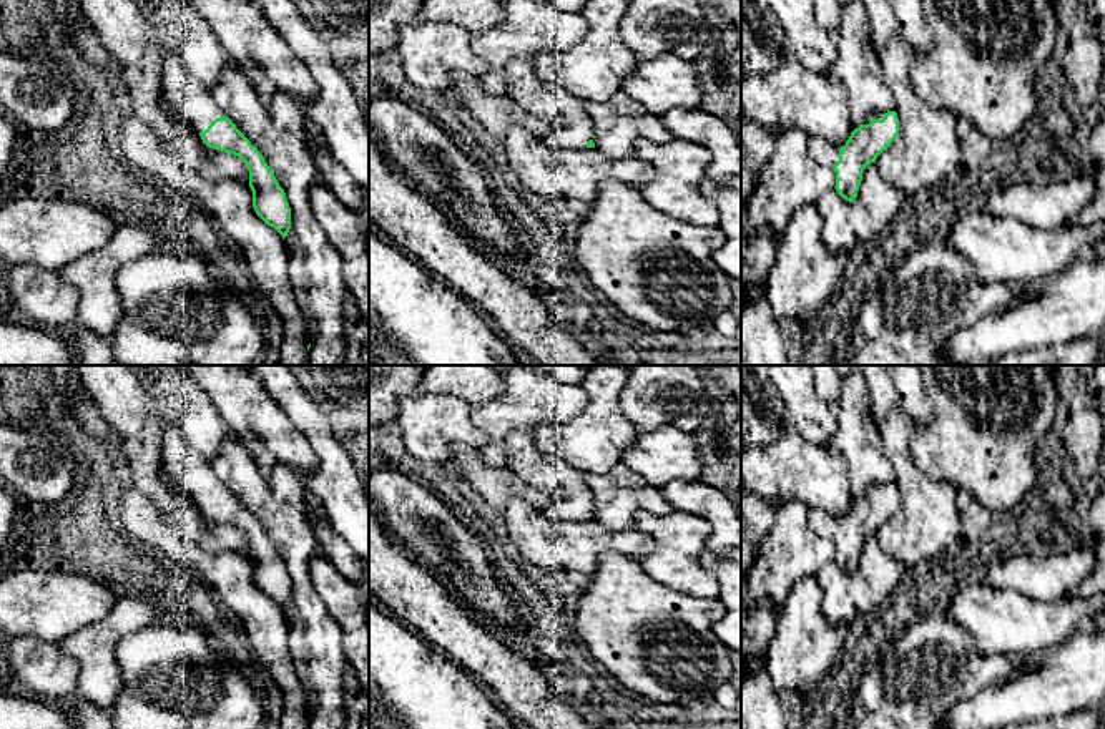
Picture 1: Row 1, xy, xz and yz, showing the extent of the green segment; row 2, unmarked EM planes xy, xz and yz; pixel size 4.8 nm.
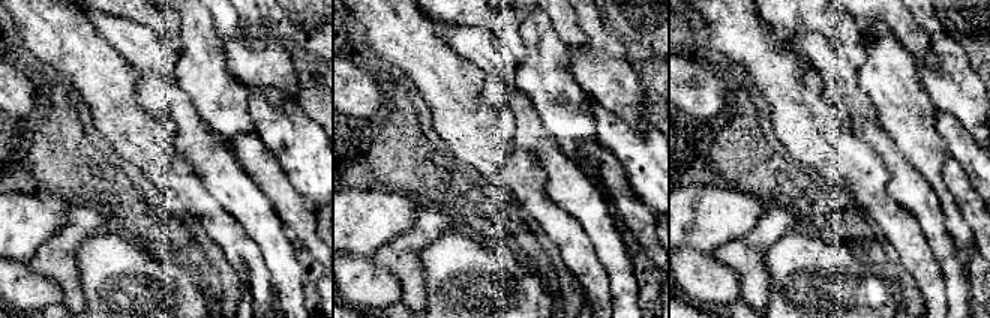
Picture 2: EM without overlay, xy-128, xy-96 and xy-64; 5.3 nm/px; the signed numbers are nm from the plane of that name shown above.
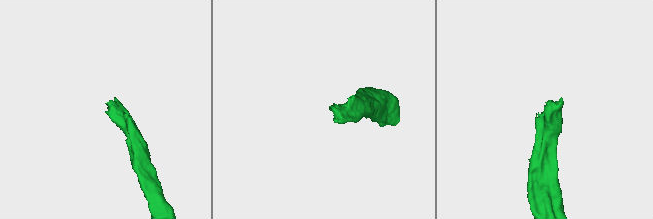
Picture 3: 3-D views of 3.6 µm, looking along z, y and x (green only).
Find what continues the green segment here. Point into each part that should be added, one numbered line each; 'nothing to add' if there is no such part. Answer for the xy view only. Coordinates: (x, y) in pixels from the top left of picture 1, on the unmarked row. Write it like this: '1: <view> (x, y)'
1: xy (186, 467)

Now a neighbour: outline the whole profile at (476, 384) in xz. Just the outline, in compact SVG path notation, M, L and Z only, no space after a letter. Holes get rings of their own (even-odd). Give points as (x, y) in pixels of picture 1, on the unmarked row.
M425 365L415 394L447 394L479 407L502 390L502 374L492 365Z

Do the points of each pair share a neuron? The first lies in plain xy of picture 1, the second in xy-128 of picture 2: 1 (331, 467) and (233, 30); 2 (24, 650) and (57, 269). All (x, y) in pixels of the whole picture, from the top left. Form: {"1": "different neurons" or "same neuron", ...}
{"1": "different neurons", "2": "different neurons"}

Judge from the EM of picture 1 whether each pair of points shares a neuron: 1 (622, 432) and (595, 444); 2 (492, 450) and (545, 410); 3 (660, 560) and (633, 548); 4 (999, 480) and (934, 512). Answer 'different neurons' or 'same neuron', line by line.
1: same neuron
2: same neuron
3: different neurons
4: different neurons

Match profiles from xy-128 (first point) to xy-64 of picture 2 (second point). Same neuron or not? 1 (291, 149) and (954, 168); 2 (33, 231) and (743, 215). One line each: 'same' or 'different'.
1: different
2: same

